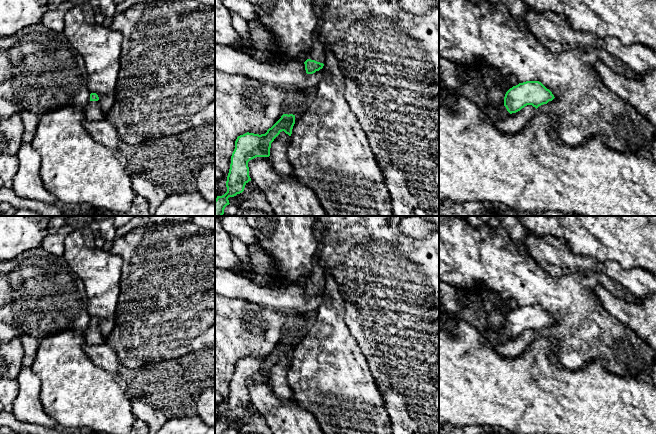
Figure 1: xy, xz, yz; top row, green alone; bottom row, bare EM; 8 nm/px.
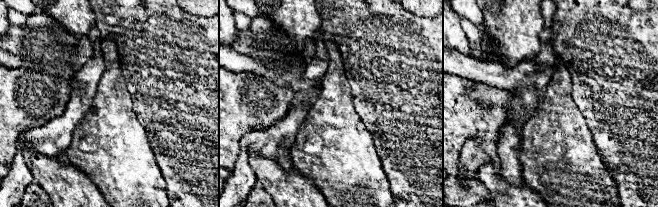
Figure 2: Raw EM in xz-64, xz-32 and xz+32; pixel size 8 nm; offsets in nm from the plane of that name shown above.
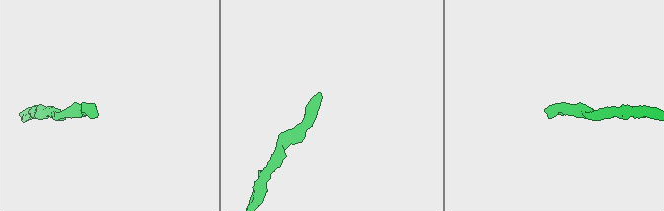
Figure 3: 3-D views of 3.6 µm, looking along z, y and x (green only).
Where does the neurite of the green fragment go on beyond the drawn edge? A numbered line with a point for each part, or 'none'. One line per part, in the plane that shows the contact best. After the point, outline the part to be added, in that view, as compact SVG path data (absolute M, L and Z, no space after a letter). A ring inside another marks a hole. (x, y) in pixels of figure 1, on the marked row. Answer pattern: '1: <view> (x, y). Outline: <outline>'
1: xz (317, 52). Outline: M319 28L313 32L312 48L309 51L308 59L315 60L320 63L325 63L326 52L324 49L324 43L321 39L321 33Z

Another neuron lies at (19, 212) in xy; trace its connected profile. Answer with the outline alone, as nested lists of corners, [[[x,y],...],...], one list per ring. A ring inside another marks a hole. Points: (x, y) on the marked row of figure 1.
[[[22,208],[22,209],[16,209],[13,216],[40,216],[37,212]]]

